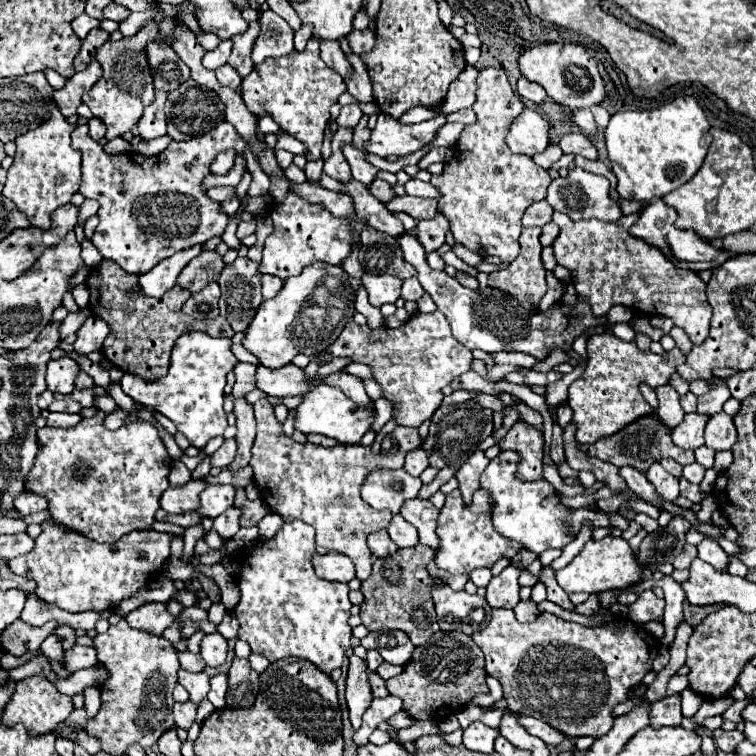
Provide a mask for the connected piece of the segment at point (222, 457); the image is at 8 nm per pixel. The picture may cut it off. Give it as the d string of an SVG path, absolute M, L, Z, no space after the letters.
M226 439L222 443L222 447L216 453L210 455L210 465L226 469L234 461L234 455L236 455L236 441L234 439Z

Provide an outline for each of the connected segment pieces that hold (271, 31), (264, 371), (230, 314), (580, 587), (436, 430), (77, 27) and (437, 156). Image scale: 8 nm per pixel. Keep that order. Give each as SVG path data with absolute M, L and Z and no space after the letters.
M266 9L262 11L260 25L262 25L262 31L252 49L254 63L262 63L268 57L282 57L294 49L294 43L292 43L294 31L280 15Z
M284 365L280 369L258 367L256 385L266 395L286 397L286 395L306 395L312 389L312 377L306 379L304 369L296 365Z
M238 257L224 267L218 285L222 289L220 315L234 331L244 333L262 303L262 273L258 271L258 263L248 257Z
M604 537L600 541L590 539L584 549L560 571L556 571L556 583L566 593L602 593L612 589L626 589L642 579L640 567L636 567L634 551L622 537Z
M470 401L460 403L460 405L450 405L450 407L440 407L432 415L432 425L428 431L428 437L422 443L422 449L426 451L430 459L430 467L444 469L444 467L454 467L460 469L462 461L466 461L476 449L482 439L486 439L492 433L492 411L482 409L482 407L472 407Z
M82 13L82 15L78 15L74 21L72 21L72 29L76 31L76 35L80 37L80 39L84 39L92 29L96 29L96 27L100 27L100 21L98 19L92 19L88 13Z
M440 147L432 149L418 163L420 169L427 169L432 163L446 163L452 158L452 150L449 147Z

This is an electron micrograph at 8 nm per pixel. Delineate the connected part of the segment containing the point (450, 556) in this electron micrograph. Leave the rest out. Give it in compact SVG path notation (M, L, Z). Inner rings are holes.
M452 491L446 495L446 503L438 515L438 567L450 575L470 575L478 567L492 567L500 557L512 559L518 549L518 543L504 539L498 531L494 531L490 515L488 515L488 495L484 491L476 491L474 501L466 505L462 501L460 491Z

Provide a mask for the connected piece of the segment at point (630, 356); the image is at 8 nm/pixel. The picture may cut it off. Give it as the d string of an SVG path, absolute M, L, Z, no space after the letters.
M612 331L592 335L588 339L588 365L582 377L576 379L568 389L568 405L574 411L572 423L576 425L576 441L592 445L596 439L608 437L626 423L632 423L632 419L654 411L638 391L638 383L644 381L654 389L666 385L670 375L680 363L684 363L684 359L686 357L676 347L668 353L668 359L664 359L654 353L638 351L634 341L622 341Z

